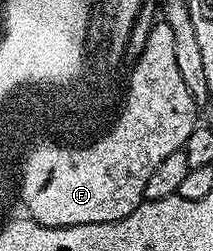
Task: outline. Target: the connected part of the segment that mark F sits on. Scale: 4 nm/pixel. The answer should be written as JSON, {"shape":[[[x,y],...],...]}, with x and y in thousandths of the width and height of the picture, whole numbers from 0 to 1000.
{"shape":[[[761,84],[732,92],[615,283],[615,335],[596,363],[587,347],[559,478],[540,474],[460,546],[394,566],[394,586],[183,570],[113,625],[80,761],[169,888],[319,904],[606,865],[676,805],[681,737],[737,657],[793,610],[878,582],[887,530],[925,502],[925,414],[831,279],[812,116]]]}

